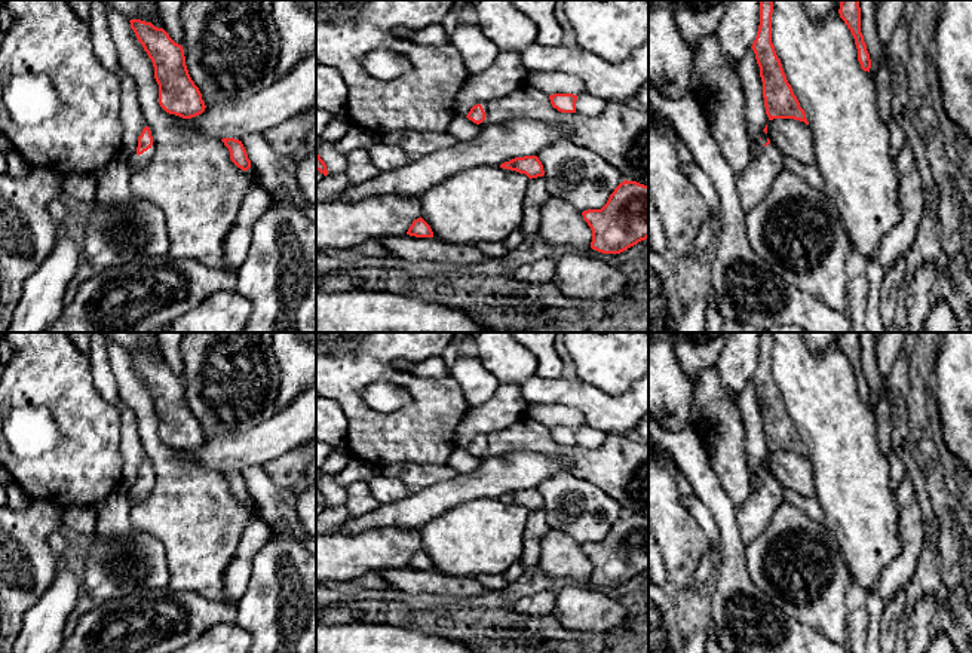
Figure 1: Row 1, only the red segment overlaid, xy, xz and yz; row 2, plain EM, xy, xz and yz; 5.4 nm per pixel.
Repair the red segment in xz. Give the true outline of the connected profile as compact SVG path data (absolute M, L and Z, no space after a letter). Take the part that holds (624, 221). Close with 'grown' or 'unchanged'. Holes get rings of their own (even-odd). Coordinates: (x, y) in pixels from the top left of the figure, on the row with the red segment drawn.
M625 180L601 209L582 215L592 230L591 248L620 254L648 237L648 186Z; unchanged

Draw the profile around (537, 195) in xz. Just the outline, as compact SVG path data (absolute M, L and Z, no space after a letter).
M545 175L530 180L527 186L525 197L524 197L524 220L521 224L521 230L525 236L537 233L540 226L542 206L551 197L552 196L546 187Z

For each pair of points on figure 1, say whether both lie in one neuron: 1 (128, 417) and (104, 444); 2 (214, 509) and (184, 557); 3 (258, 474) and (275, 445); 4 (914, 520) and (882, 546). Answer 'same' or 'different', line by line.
1: different
2: same
3: different
4: different

